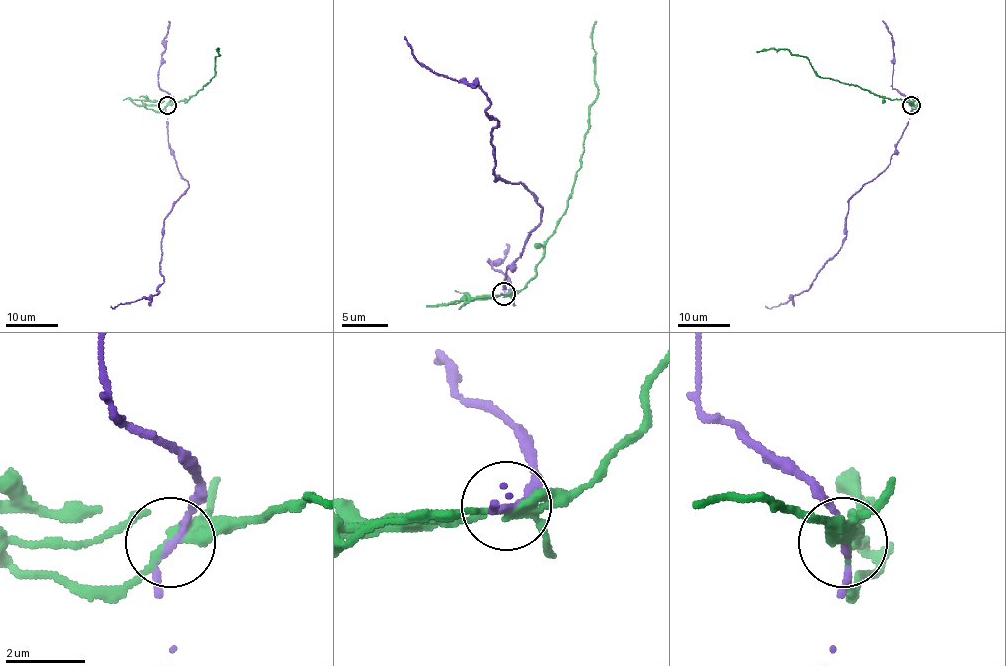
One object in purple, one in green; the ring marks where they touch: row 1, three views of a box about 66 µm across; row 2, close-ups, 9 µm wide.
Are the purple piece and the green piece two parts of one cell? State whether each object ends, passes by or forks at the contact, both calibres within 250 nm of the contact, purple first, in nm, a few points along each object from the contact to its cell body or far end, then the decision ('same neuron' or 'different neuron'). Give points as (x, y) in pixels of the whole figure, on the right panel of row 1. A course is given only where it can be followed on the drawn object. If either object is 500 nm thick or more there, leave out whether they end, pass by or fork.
purple passes by; green forks there; 140 nm thick on the purple side, 200 nm on the other; purple runs (911, 104), (908, 124), (890, 163), (848, 201), (846, 239), (841, 248), (807, 289), (783, 304), (765, 305); green runs (911, 104), (820, 77), (806, 58), (793, 55), (788, 50), (756, 51); different neuron

